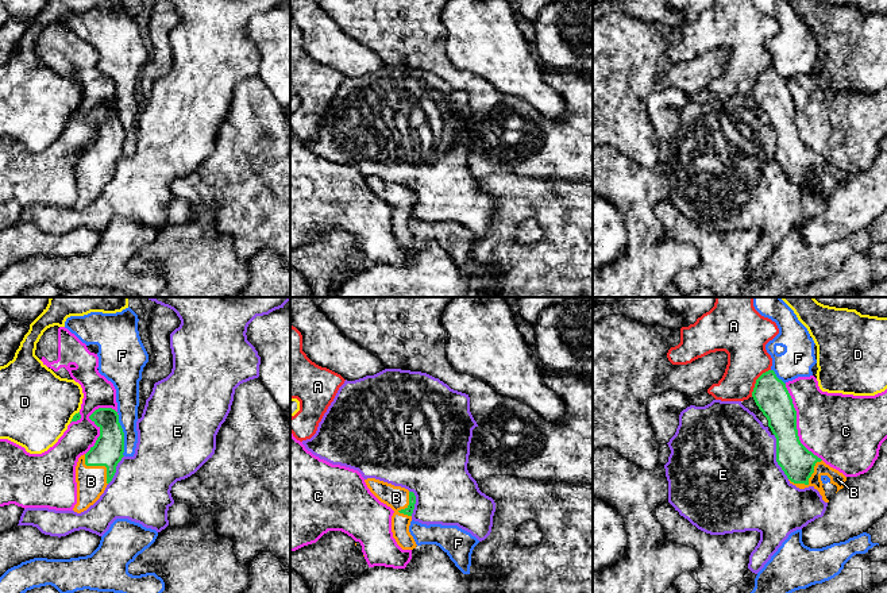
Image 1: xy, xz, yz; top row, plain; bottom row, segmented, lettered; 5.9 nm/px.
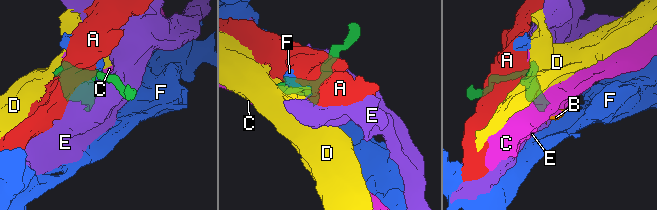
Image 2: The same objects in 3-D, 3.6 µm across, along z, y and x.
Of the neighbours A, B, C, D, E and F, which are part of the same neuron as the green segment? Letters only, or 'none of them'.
B

